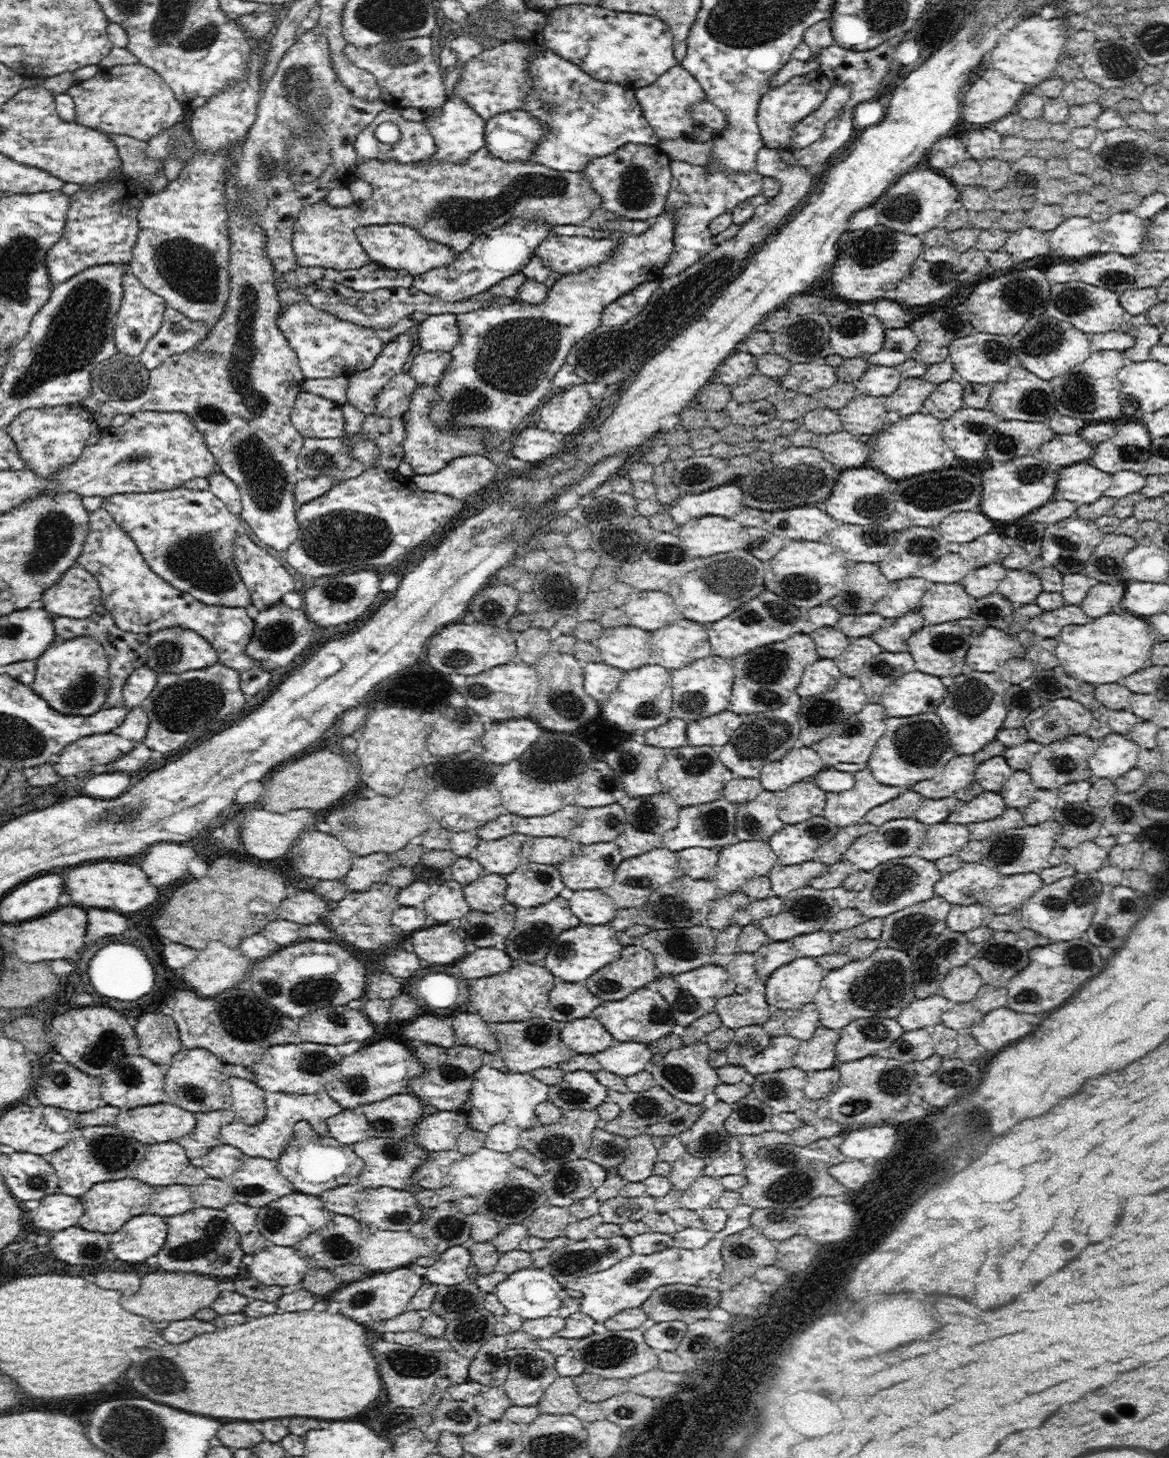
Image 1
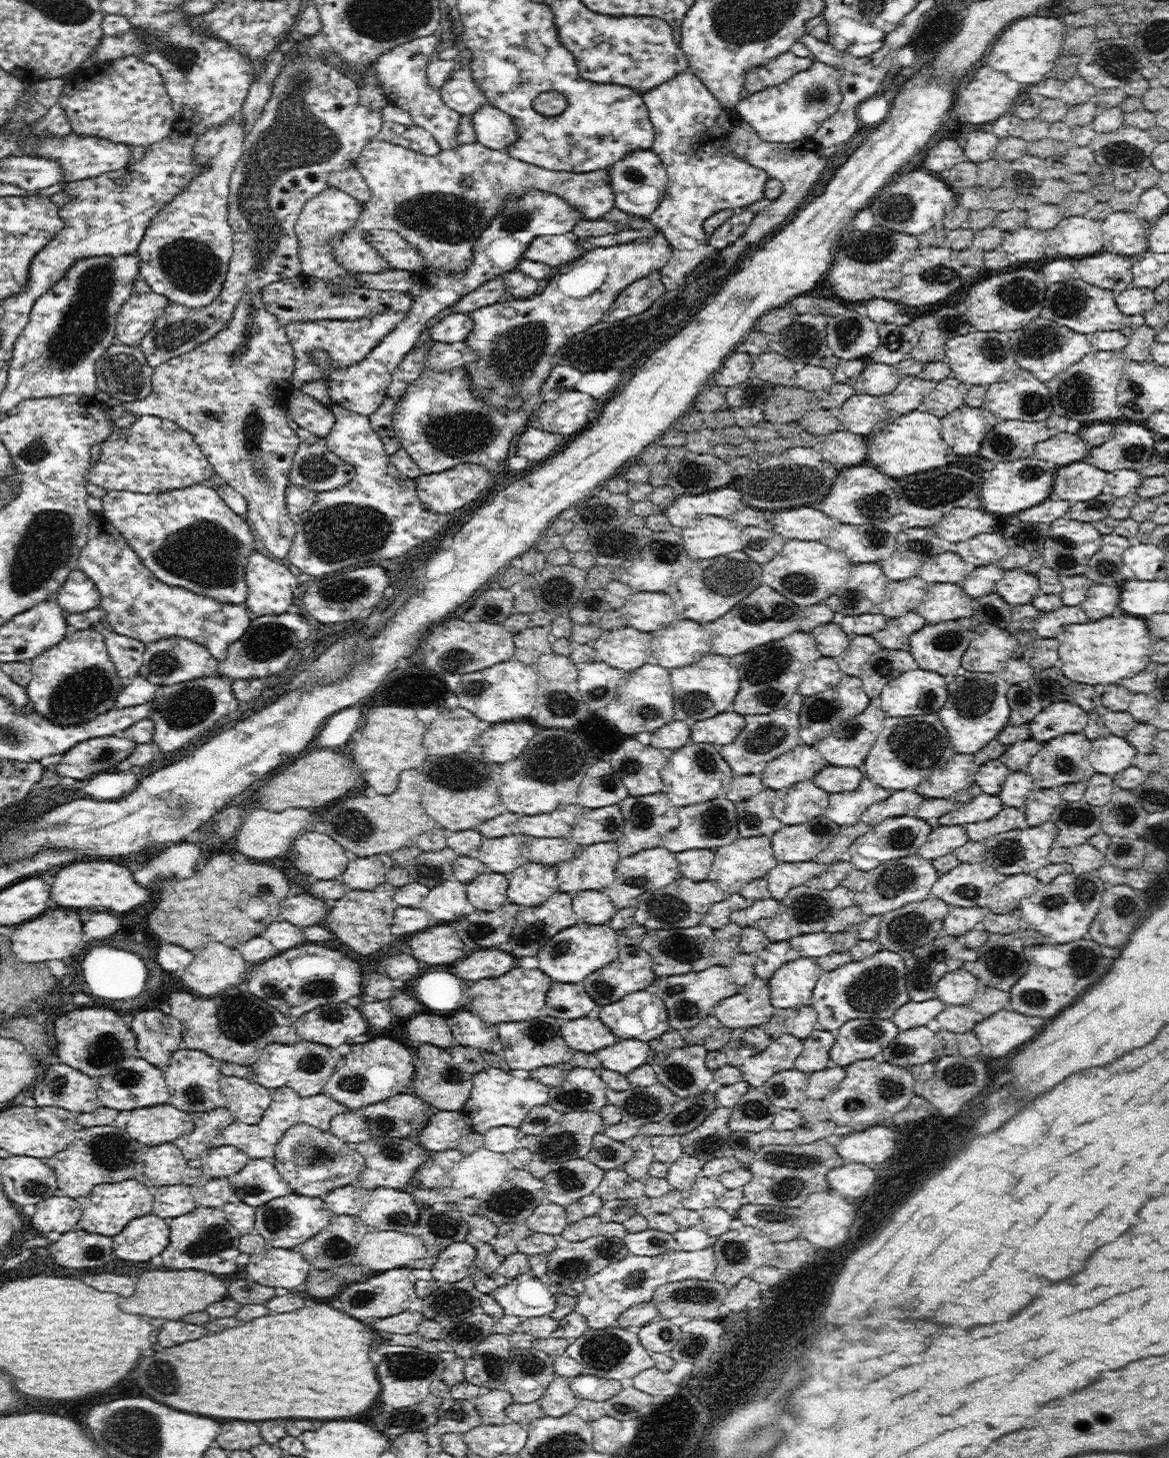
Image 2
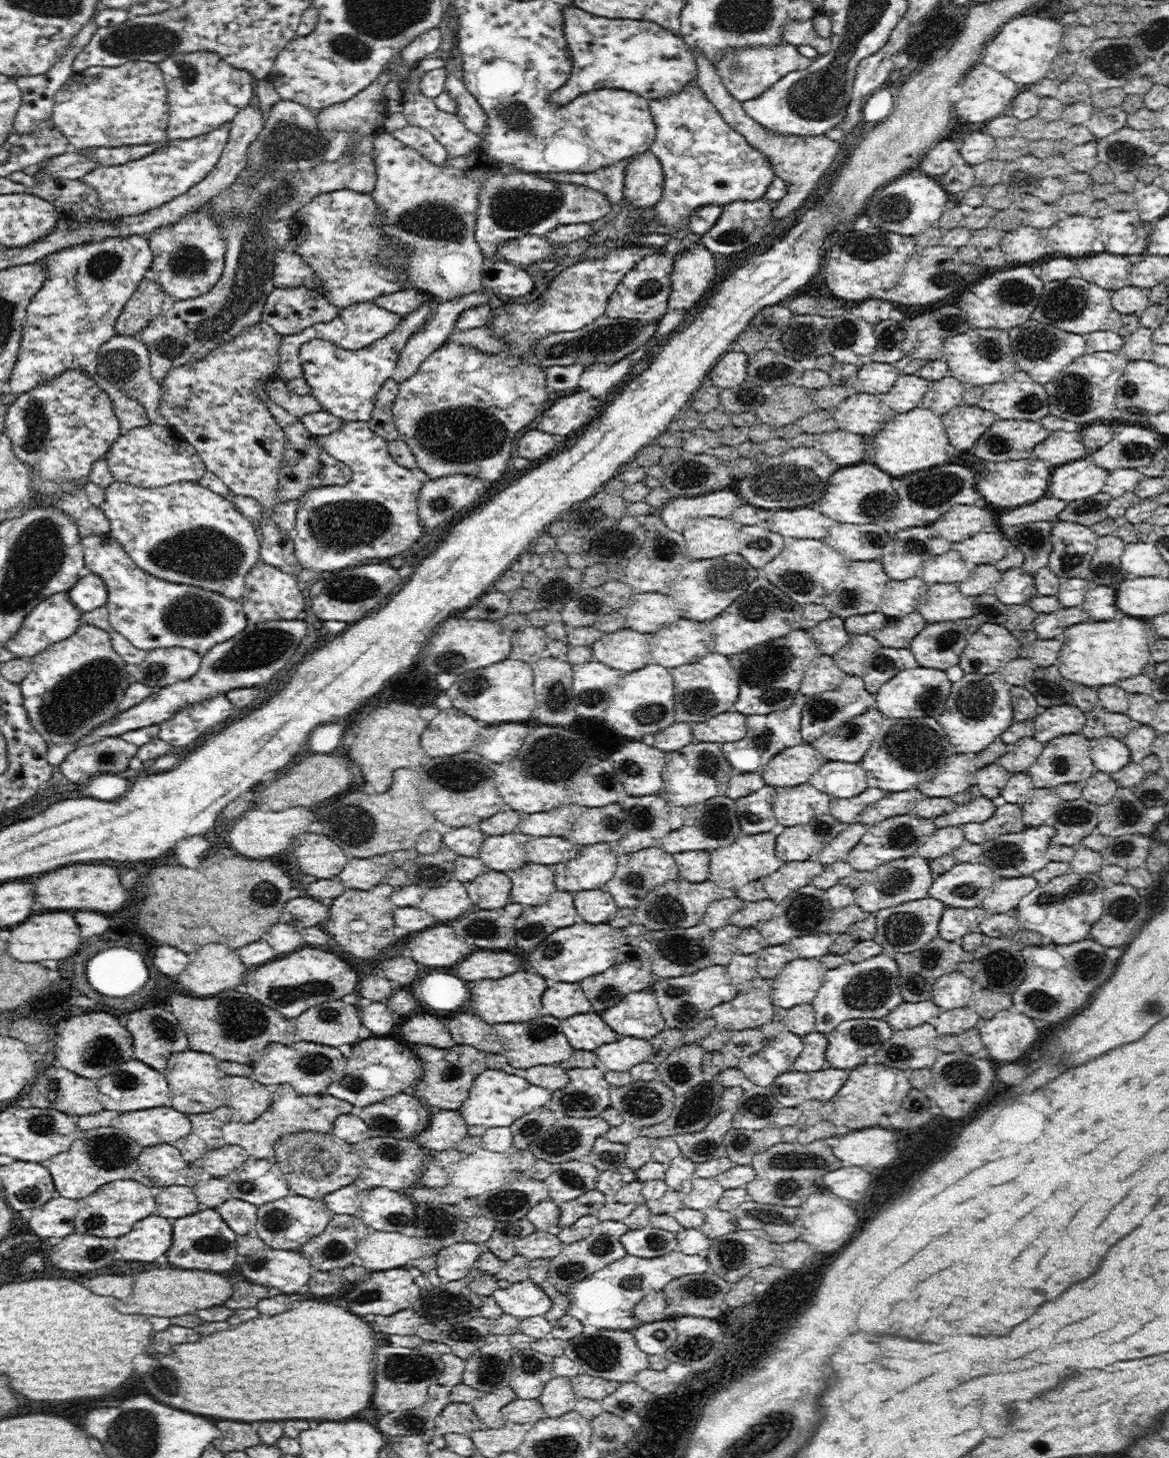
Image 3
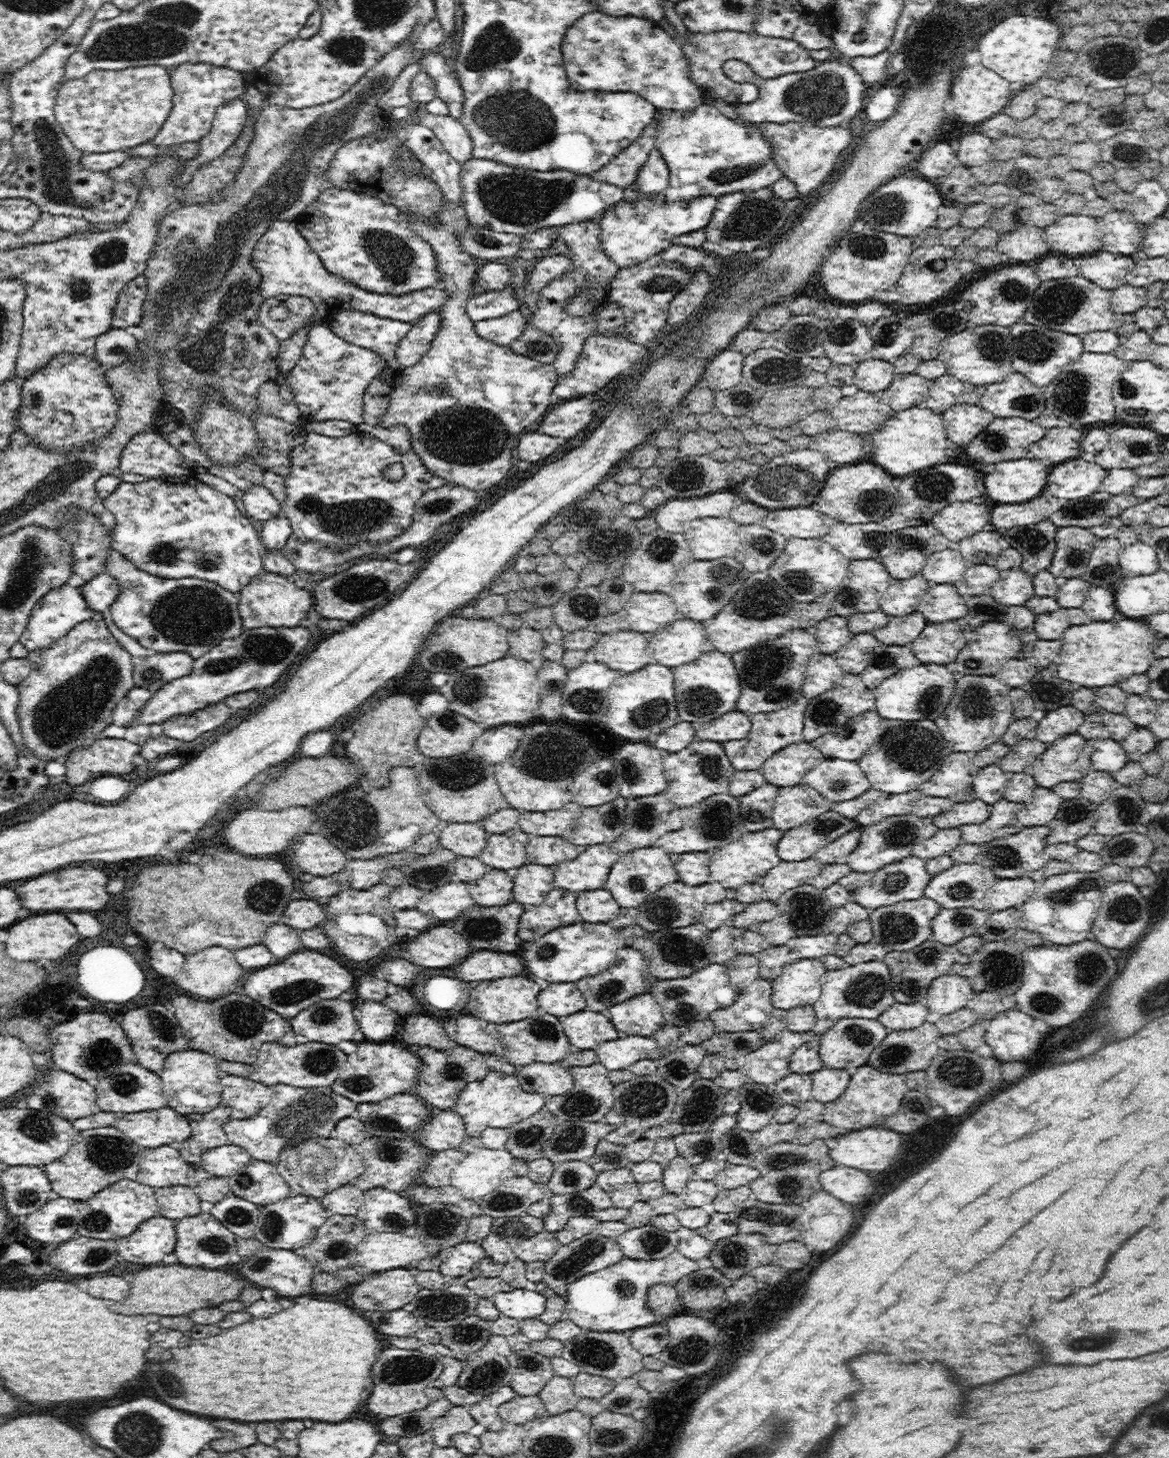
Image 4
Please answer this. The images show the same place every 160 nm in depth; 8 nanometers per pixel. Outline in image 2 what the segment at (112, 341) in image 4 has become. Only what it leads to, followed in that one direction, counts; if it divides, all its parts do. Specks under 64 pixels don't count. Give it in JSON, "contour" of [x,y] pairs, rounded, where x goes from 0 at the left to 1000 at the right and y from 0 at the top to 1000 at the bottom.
{"contour":[[[98,235],[92,237],[87,246],[81,250],[83,266],[90,267],[98,274],[106,276],[121,274],[128,270],[131,255],[132,253],[126,249],[119,237],[109,237],[104,235]]]}

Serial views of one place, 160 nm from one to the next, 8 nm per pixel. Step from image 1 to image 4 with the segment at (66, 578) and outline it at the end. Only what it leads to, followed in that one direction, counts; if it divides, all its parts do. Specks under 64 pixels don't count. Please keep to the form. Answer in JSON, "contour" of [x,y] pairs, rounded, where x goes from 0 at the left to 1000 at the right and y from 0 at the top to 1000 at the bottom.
{"contour":[[[87,392],[71,401],[69,405],[79,418],[90,420],[100,412],[102,399],[98,396],[94,396],[94,394]]]}

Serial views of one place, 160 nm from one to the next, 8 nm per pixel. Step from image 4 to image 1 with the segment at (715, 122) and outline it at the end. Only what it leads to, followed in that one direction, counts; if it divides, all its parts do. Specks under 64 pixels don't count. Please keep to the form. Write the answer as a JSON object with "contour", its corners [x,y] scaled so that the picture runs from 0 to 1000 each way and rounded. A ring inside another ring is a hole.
{"contour":[[[582,43],[564,52],[558,58],[547,60],[543,63],[543,66],[550,75],[550,79],[564,96],[578,94],[593,96],[596,87],[592,82],[590,73],[594,73],[595,70],[604,69],[604,64],[600,58]],[[574,110],[574,128],[568,145],[577,145],[578,155],[577,155],[576,172],[566,186],[566,189],[571,191],[587,185],[597,178],[602,177],[612,168],[607,152],[618,146],[625,144],[633,139],[642,134],[651,133],[653,122],[647,119],[626,119],[624,117],[609,117],[607,114],[601,115],[589,111]]]}

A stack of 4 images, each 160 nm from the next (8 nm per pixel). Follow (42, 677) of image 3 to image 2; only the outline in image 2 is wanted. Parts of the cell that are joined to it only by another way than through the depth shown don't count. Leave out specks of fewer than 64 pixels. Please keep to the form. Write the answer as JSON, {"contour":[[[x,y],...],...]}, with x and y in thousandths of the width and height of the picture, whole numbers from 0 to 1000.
{"contour":[[[61,431],[52,440],[28,451],[27,460],[27,465],[21,471],[27,486],[48,497],[71,497],[84,490],[91,490],[98,486],[100,477],[106,471],[103,468],[100,458],[92,449],[90,438],[85,433],[77,431]]]}

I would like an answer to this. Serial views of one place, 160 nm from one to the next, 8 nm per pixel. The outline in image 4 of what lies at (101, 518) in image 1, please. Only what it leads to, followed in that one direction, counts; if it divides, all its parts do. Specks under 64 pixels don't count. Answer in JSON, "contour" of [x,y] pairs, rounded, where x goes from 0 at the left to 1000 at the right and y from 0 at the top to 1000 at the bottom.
{"contour":[[[94,375],[91,382],[90,392],[102,399],[100,412],[93,417],[95,423],[100,430],[112,438],[118,439],[120,442],[131,447],[160,447],[164,451],[171,451],[180,445],[184,444],[190,439],[205,436],[208,433],[207,423],[204,420],[204,411],[199,406],[190,403],[187,401],[176,397],[139,397],[127,392],[117,390],[117,388],[104,379]]]}

